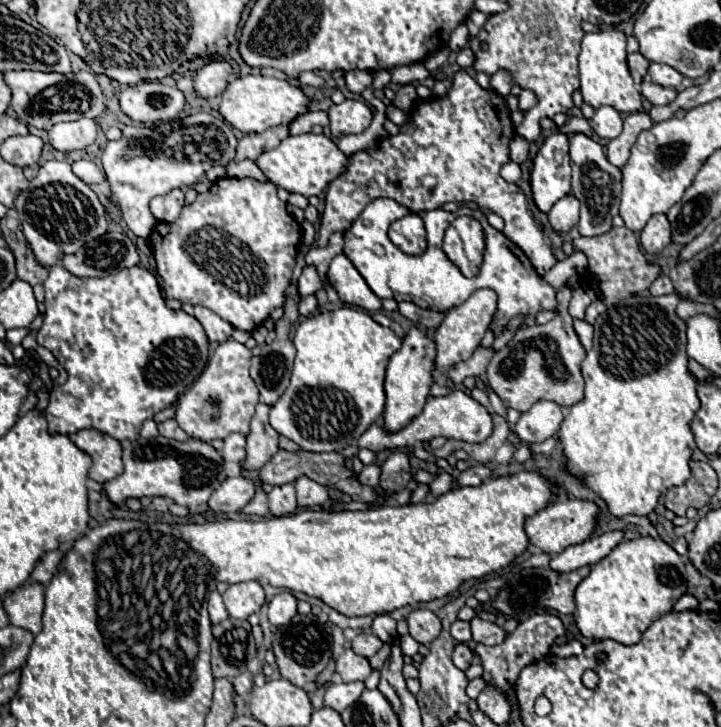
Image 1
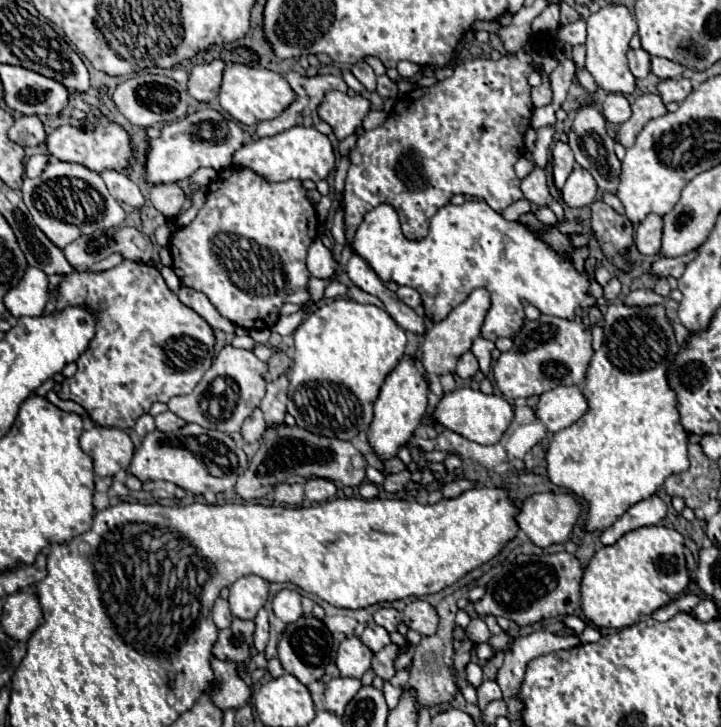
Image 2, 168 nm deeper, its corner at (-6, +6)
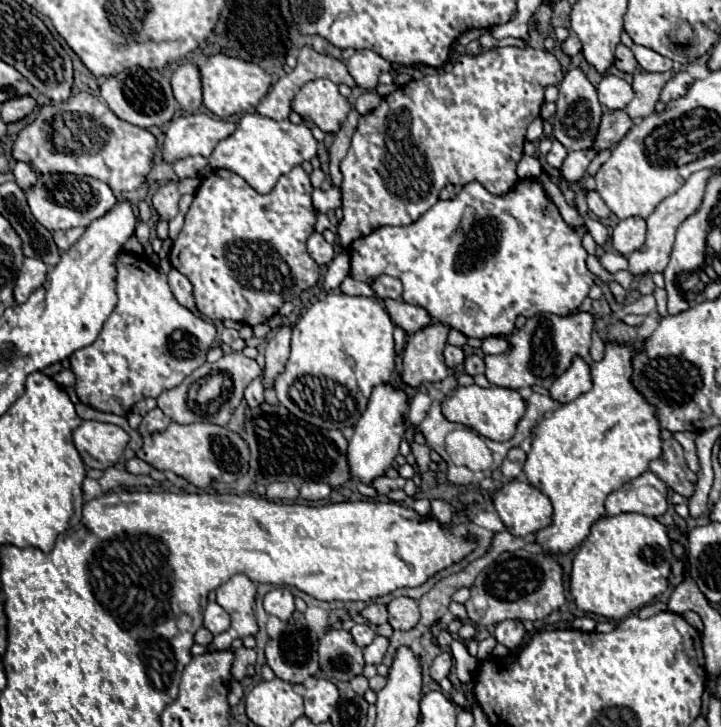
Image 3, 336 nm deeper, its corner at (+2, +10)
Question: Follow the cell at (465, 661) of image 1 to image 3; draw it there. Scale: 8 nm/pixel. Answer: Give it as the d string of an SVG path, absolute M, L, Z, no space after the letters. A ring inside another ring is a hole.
M446 652L438 654L438 656L434 658L432 666L430 666L430 676L432 676L432 680L440 682L442 678L446 678L448 672L450 672L450 668L452 668L452 656L446 654Z

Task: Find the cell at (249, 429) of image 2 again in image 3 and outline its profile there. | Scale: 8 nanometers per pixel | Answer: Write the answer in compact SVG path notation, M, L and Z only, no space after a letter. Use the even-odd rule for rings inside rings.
M262 376L254 378L254 380L248 384L244 398L246 398L248 406L258 406L260 402L264 402L264 380L262 380Z

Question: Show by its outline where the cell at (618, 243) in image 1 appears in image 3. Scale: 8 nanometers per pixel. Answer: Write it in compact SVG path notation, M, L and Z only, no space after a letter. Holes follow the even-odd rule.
M588 192L588 208L590 208L596 216L600 216L600 218L606 218L606 216L612 214L612 212L608 210L606 202L600 198L598 192Z

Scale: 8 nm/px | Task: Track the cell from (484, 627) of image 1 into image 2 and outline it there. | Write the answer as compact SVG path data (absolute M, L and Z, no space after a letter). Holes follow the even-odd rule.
M474 618L474 620L470 622L470 626L466 628L466 636L468 636L474 644L480 644L480 642L488 642L492 634L490 634L484 618Z

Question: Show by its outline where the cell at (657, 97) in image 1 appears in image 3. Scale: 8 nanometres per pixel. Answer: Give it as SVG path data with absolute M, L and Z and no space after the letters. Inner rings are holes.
M680 70L680 72L664 86L664 90L662 90L662 94L660 94L660 100L666 104L666 102L670 102L670 100L682 98L682 96L688 92L688 88L690 88L692 82L694 82L694 78L692 78L688 72Z

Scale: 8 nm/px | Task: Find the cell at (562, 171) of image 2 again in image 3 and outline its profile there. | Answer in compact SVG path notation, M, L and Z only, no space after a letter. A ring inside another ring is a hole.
M552 138L552 150L550 150L550 154L546 156L546 162L548 162L552 168L560 168L562 162L564 162L564 158L566 158L566 154L568 154L568 150L566 150L556 138Z

